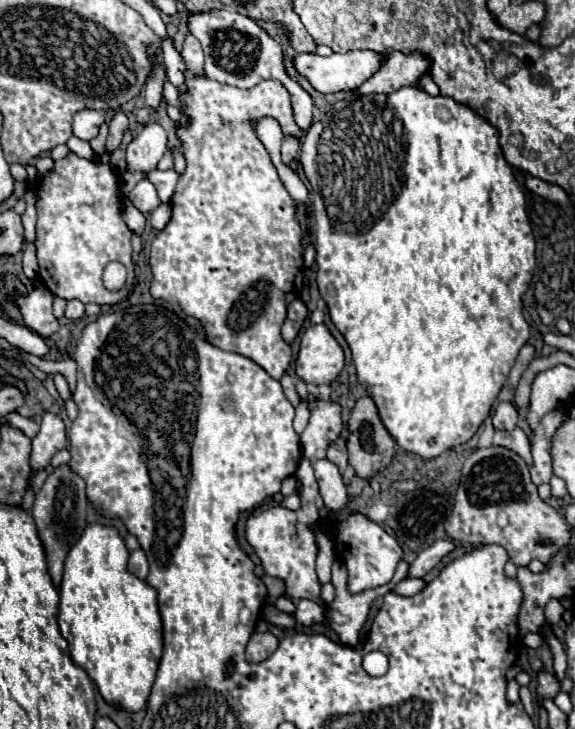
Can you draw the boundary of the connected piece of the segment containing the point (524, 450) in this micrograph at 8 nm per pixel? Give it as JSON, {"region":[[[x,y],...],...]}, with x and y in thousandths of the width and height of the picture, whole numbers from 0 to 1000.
{"region":[[[894,586],[890,591],[859,591],[859,602],[856,602],[859,610],[870,610],[870,613],[880,613],[894,621],[901,621],[918,638],[925,638],[925,621],[922,621],[922,608],[918,608],[918,599],[915,594],[904,588],[904,586]]]}

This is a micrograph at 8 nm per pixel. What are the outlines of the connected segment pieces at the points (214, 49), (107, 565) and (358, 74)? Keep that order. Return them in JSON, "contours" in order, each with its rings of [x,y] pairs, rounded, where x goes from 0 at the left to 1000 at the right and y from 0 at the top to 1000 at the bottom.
{"contours":[[[[365,12],[365,15],[323,15],[327,18],[327,40],[348,56],[355,70],[355,100],[358,106],[414,119],[435,122],[459,108],[480,108],[497,117],[504,125],[511,166],[522,177],[536,177],[543,171],[543,133],[529,125],[515,111],[508,111],[494,97],[494,75],[487,62],[438,26],[421,23],[417,18],[397,12]]],[[[153,717],[136,742],[122,750],[111,770],[111,791],[104,800],[104,838],[101,860],[118,879],[125,907],[143,915],[167,937],[174,953],[219,975],[243,975],[254,970],[275,907],[282,898],[282,846],[275,838],[275,816],[254,797],[223,783],[226,756],[202,723],[177,717]]],[[[605,70],[605,73],[577,73],[574,78],[557,78],[550,73],[518,73],[511,81],[511,95],[518,103],[539,111],[539,117],[557,128],[581,128],[581,125],[609,125],[630,117],[664,86],[664,75],[643,70]]]]}

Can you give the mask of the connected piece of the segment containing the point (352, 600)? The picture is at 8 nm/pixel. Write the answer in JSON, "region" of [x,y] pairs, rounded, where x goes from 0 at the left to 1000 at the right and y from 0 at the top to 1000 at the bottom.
{"region":[[[581,770],[581,775],[577,775],[577,800],[581,800],[581,805],[584,805],[584,822],[581,822],[577,827],[570,827],[570,833],[567,833],[567,846],[570,846],[570,852],[574,852],[574,860],[591,871],[591,879],[595,879],[598,885],[619,888],[626,860],[630,860],[630,857],[637,855],[637,849],[640,849],[640,838],[643,838],[647,827],[654,824],[654,819],[671,816],[675,811],[682,811],[682,808],[689,805],[689,800],[696,800],[699,794],[706,794],[706,791],[710,791],[710,781],[713,781],[713,775],[710,775],[706,770],[696,770],[692,781],[689,781],[689,786],[685,786],[685,791],[682,791],[682,797],[678,797],[675,802],[664,802],[664,805],[657,805],[657,808],[650,808],[650,811],[612,813],[612,811],[605,808],[605,786],[602,786],[602,781],[598,781],[598,772]]]}

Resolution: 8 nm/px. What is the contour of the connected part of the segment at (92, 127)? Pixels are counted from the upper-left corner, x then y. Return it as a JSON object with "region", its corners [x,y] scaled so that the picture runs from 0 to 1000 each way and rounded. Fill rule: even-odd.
{"region":[[[146,150],[146,152],[136,152],[129,158],[129,169],[125,169],[125,177],[129,177],[129,185],[146,191],[146,193],[157,193],[170,185],[170,174],[184,166],[184,155],[181,152],[157,152],[157,150]]]}

